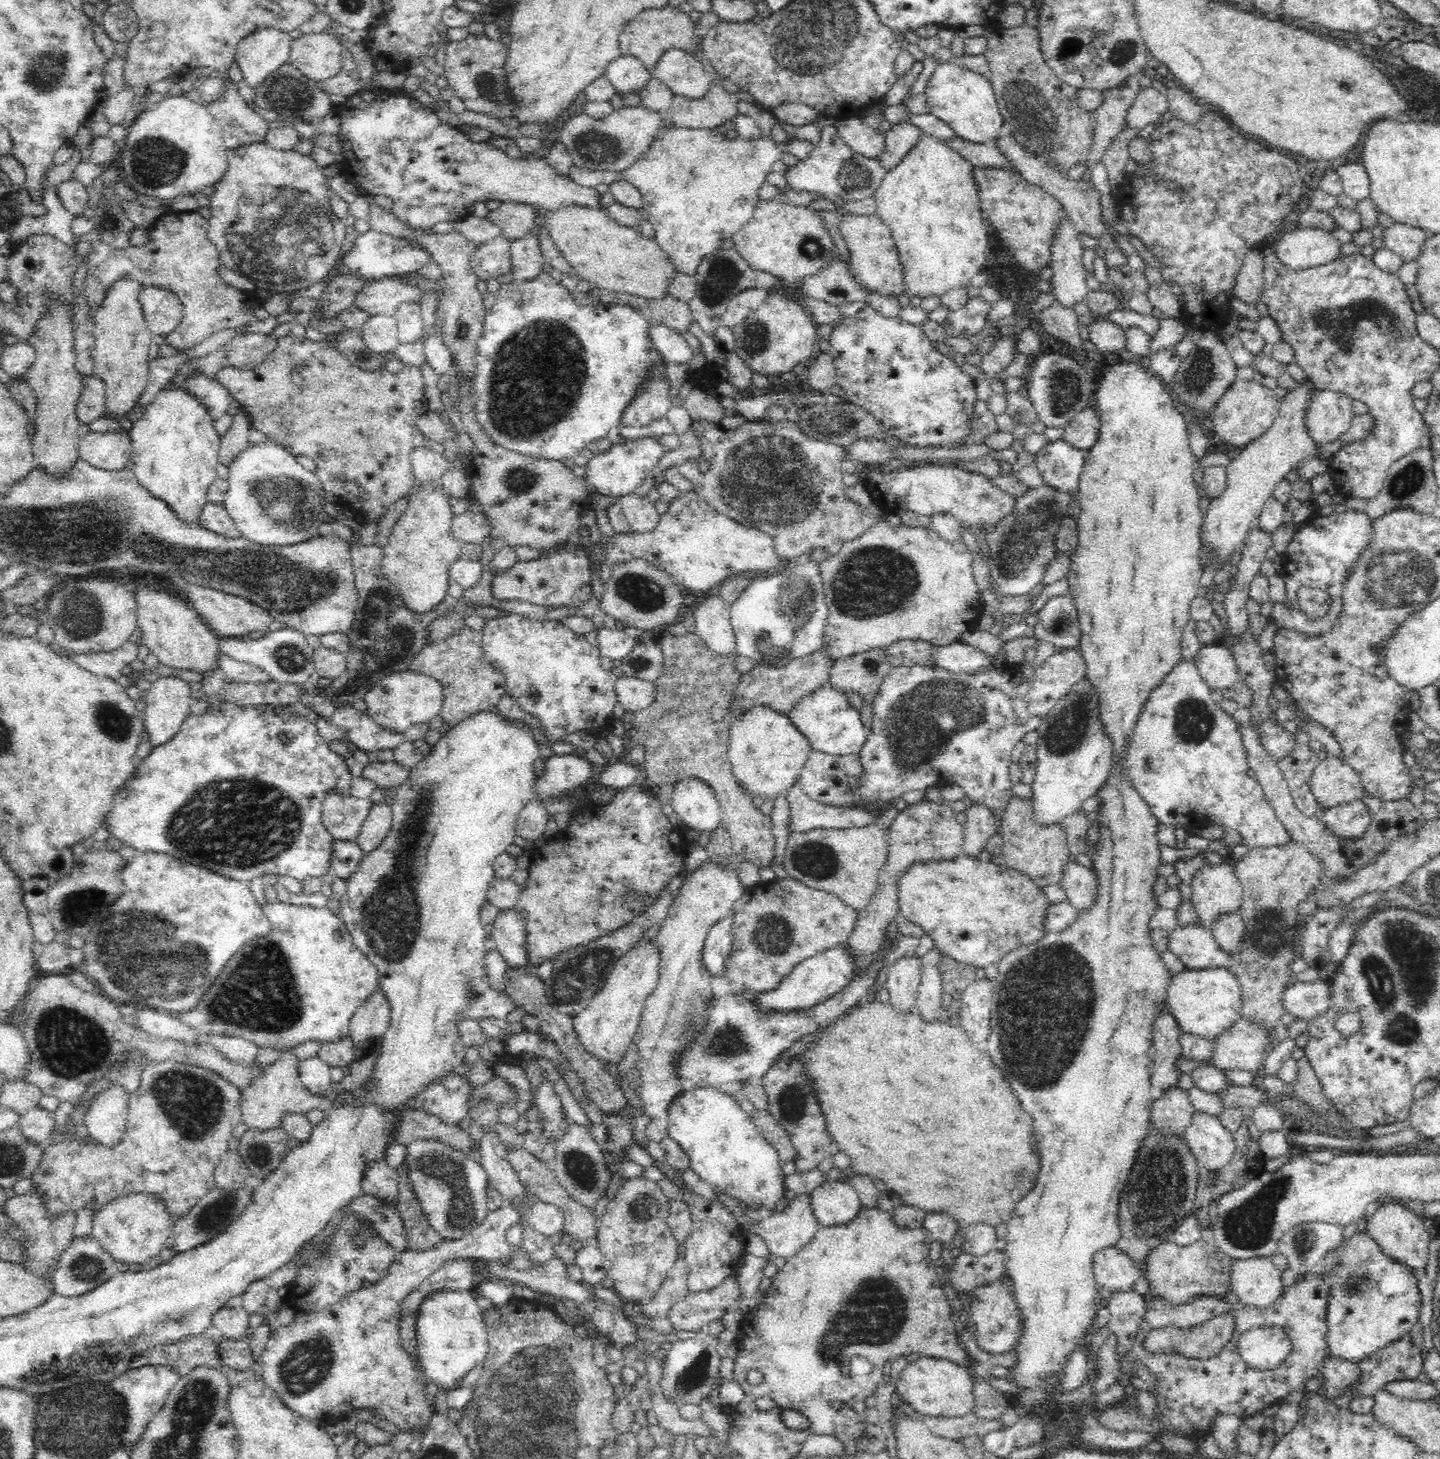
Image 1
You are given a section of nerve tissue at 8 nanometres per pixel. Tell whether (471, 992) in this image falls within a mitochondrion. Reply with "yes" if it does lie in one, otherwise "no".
yes

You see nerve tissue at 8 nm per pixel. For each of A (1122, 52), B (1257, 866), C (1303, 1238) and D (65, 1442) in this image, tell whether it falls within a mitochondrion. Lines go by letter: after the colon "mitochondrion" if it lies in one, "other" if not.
A: mitochondrion
B: other
C: mitochondrion
D: mitochondrion

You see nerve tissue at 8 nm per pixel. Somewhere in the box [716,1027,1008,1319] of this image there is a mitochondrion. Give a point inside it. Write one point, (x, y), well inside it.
(793, 1100)

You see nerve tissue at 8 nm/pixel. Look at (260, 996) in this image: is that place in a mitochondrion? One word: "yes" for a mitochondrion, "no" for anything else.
yes

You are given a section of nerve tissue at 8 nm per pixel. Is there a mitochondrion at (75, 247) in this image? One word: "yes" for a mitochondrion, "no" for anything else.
no

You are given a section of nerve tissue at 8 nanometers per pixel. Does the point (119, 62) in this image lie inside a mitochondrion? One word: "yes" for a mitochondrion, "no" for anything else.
no

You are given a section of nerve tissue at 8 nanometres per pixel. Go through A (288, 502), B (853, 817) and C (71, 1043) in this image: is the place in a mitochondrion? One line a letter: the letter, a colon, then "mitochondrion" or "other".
A: mitochondrion
B: other
C: mitochondrion

